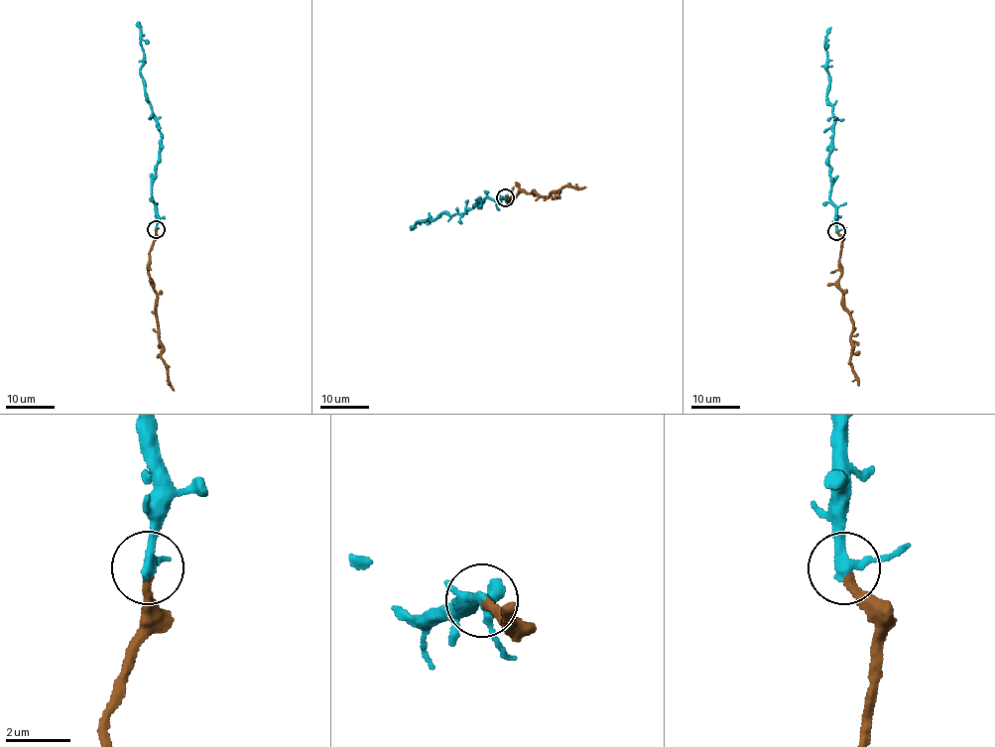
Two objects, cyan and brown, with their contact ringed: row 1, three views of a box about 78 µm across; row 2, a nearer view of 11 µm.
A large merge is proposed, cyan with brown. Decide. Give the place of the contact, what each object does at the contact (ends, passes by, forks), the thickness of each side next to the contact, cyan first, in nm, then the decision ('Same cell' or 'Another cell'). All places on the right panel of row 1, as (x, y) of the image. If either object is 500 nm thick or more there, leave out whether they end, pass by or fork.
Place: (836, 231). At the ring cyan passes by. At the ring brown ends. Thickness 280 nm (cyan) against 280 nm. Same cell

